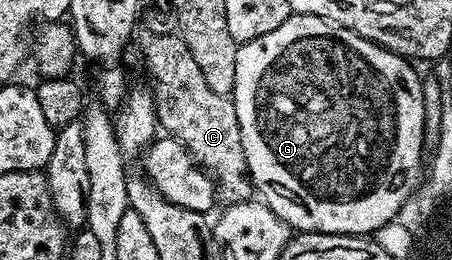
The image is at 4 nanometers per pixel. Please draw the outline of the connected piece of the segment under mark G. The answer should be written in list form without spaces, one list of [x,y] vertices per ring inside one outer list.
[[[293,16],[286,20],[286,24],[282,28],[278,28],[274,34],[262,36],[258,42],[245,42],[242,48],[236,51],[236,67],[234,68],[234,88],[230,95],[234,108],[238,112],[238,124],[242,132],[242,146],[246,152],[246,160],[248,161],[248,173],[250,175],[251,185],[256,186],[256,190],[263,203],[268,205],[278,217],[285,222],[293,231],[309,230],[312,234],[368,234],[375,235],[376,230],[397,221],[401,217],[400,209],[408,202],[408,197],[412,194],[412,189],[420,182],[420,165],[424,162],[426,149],[423,140],[424,126],[424,109],[426,100],[424,100],[424,86],[420,83],[420,78],[416,75],[416,70],[411,61],[405,58],[403,54],[395,54],[392,50],[387,50],[384,46],[379,46],[376,42],[365,42],[362,36],[353,34],[344,29],[343,26],[328,23],[324,18],[310,18],[307,16]]]

